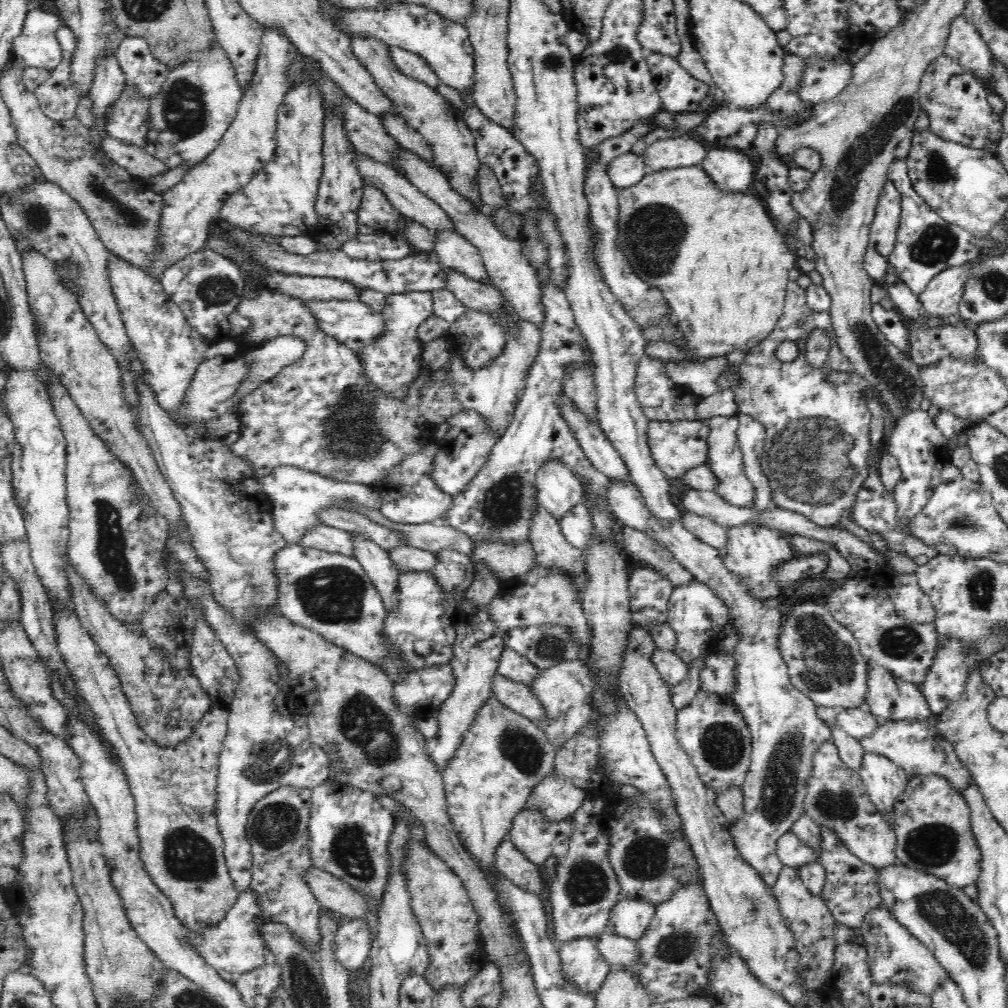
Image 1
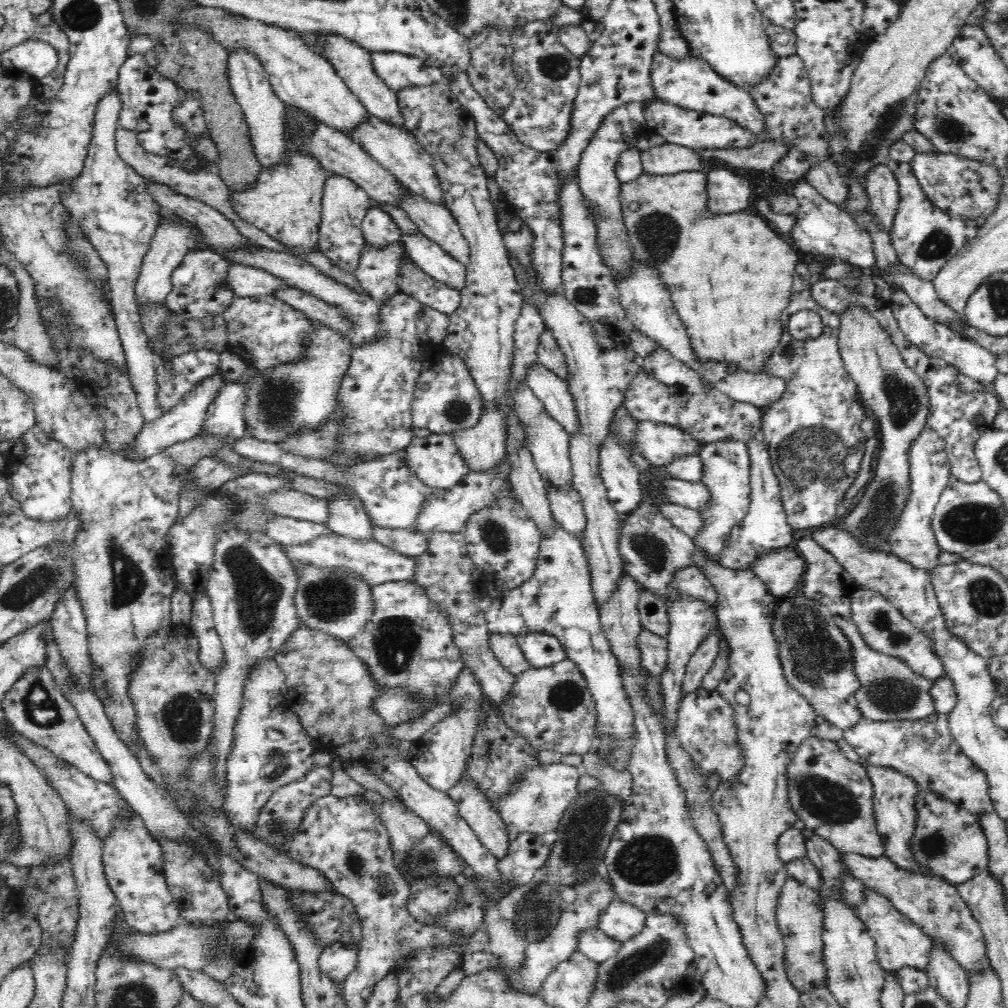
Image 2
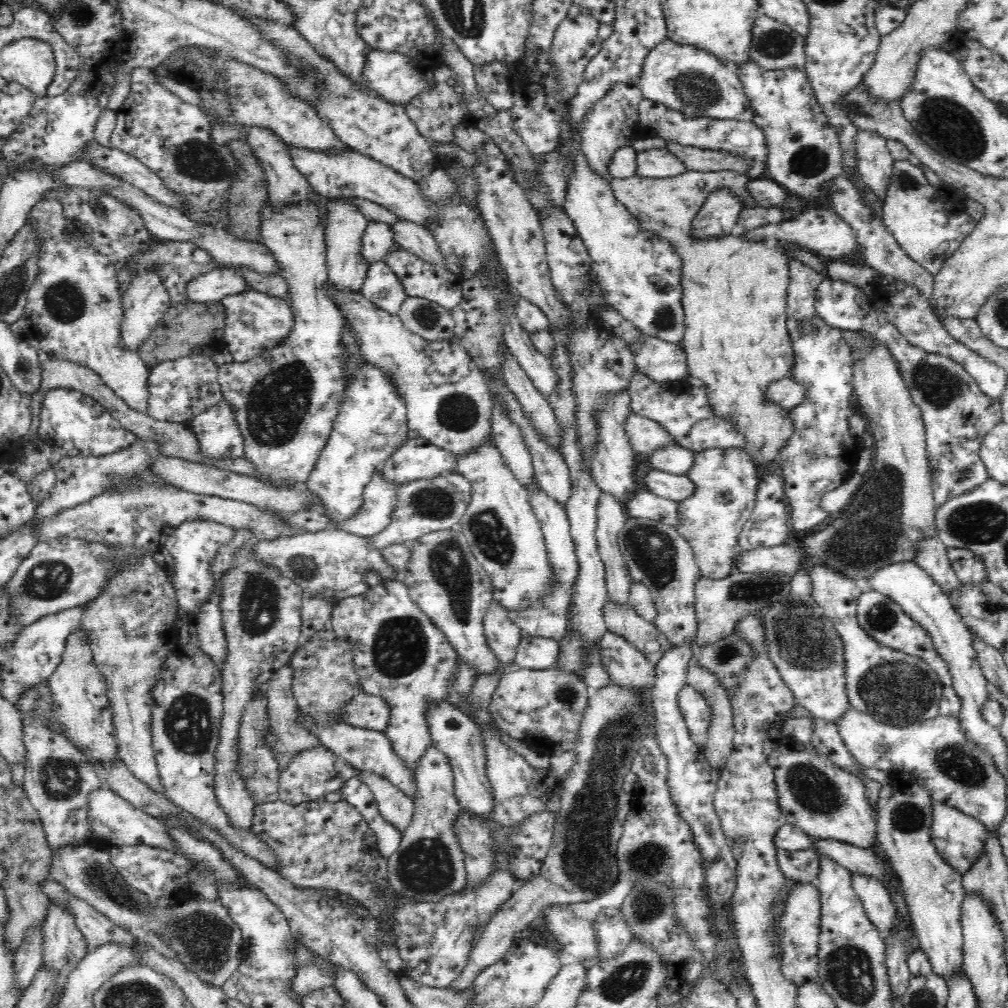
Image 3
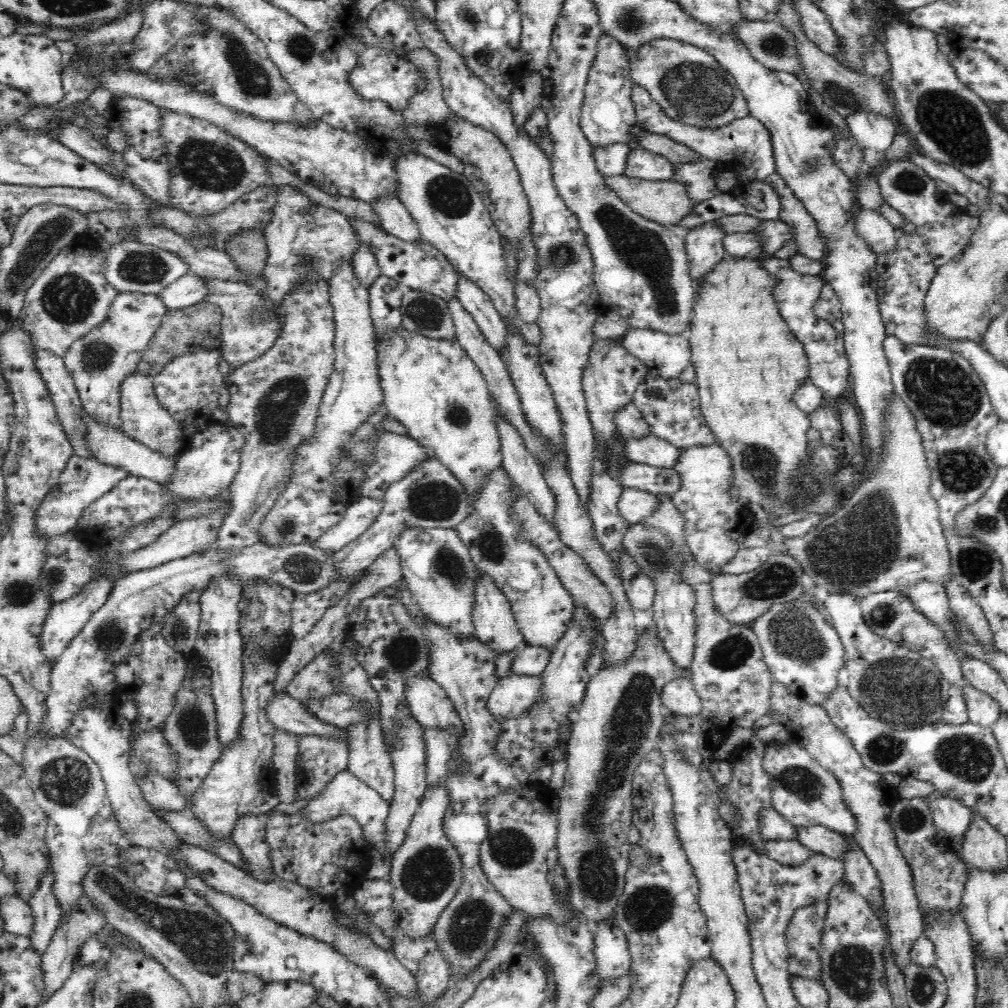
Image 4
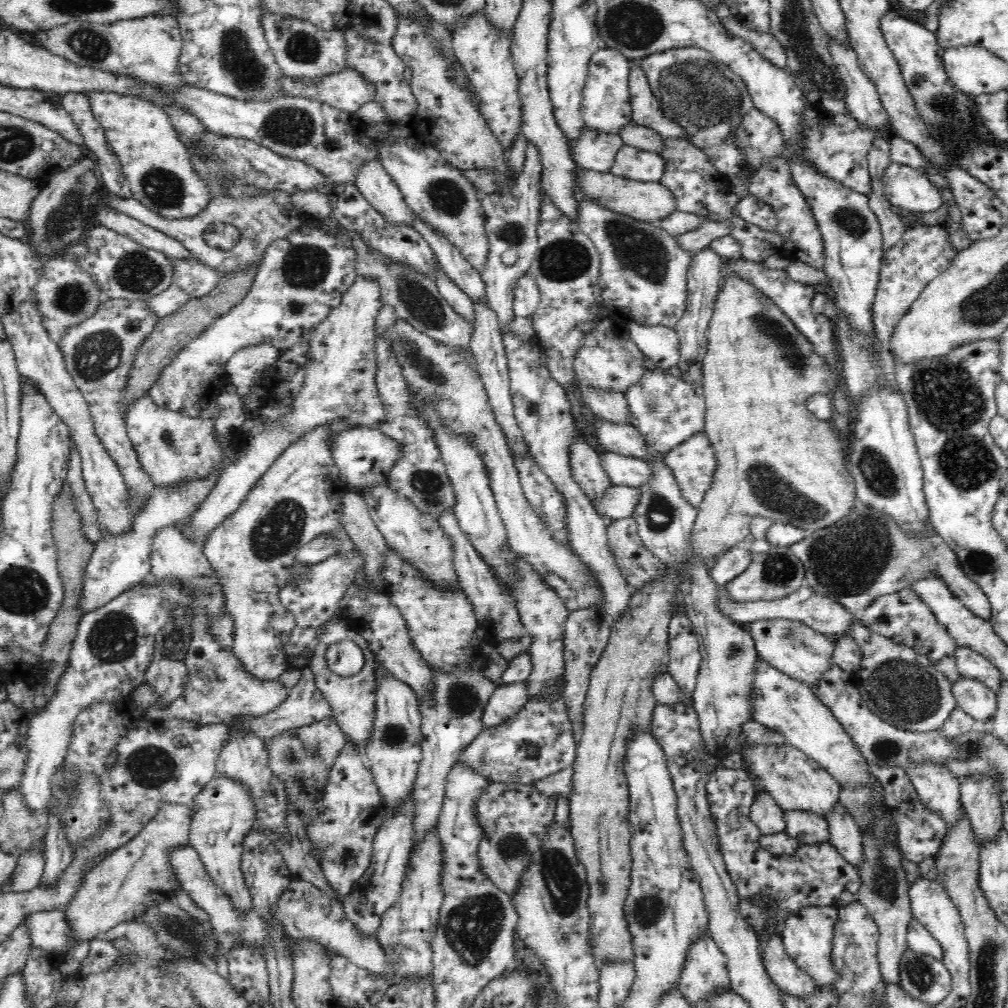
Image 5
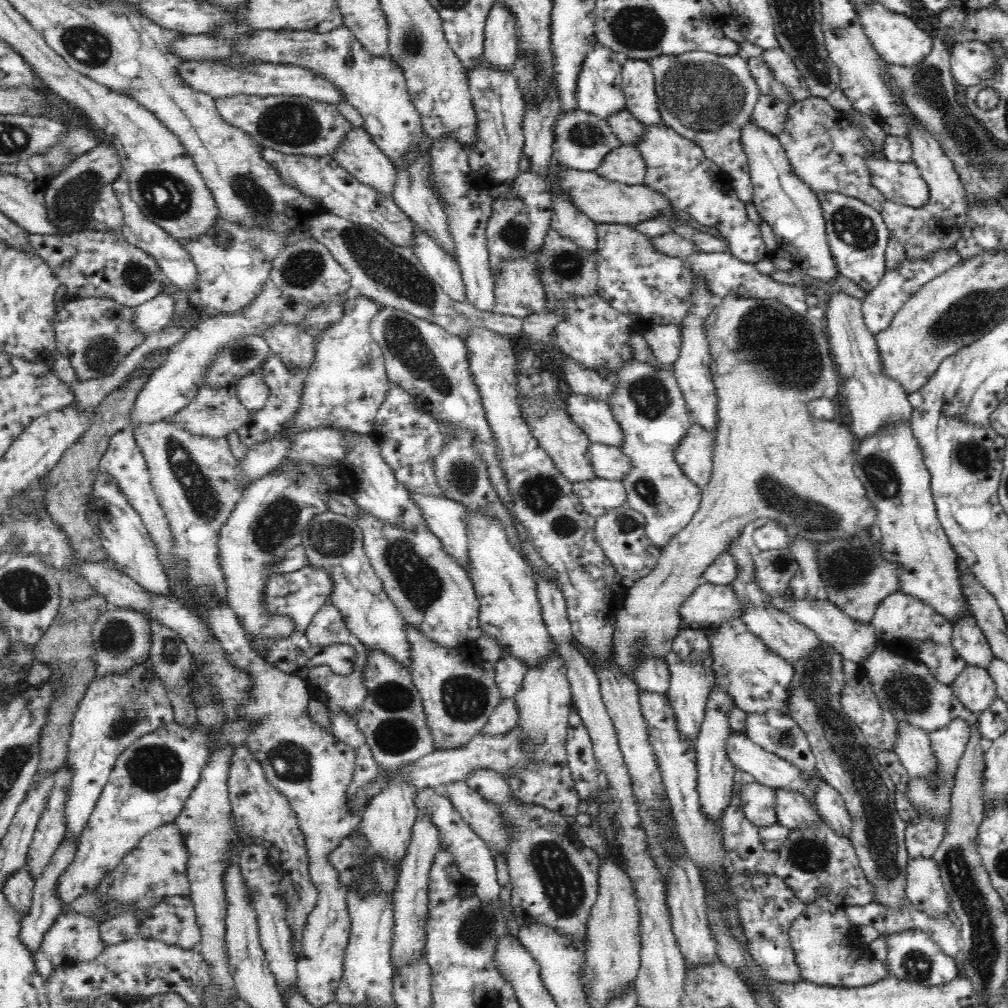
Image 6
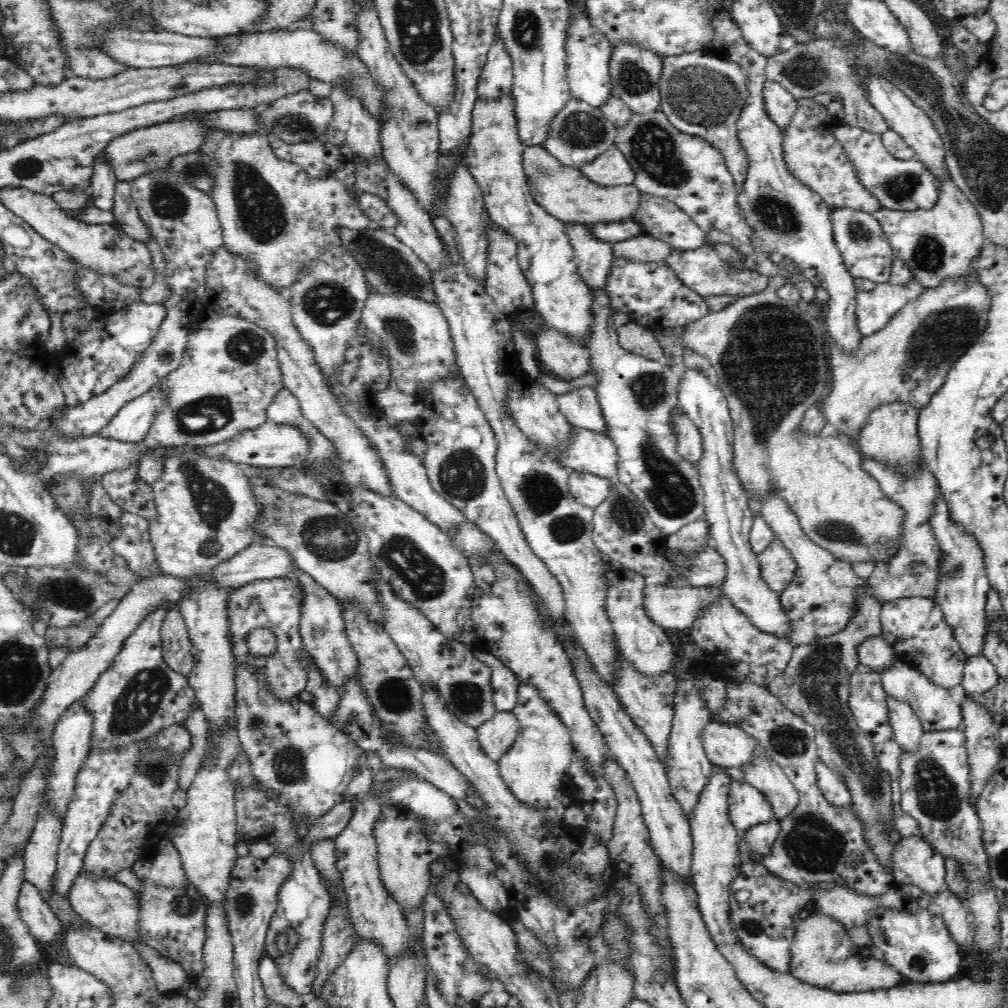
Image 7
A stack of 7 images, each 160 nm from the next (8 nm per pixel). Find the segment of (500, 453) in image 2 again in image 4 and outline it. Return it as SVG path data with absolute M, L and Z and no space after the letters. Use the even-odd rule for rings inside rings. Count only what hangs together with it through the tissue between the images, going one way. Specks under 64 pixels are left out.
M503 465L497 466L488 475L488 480L482 484L471 506L471 513L455 528L464 544L470 549L472 560L485 572L495 585L507 596L512 612L525 643L548 647L553 651L555 644L562 638L563 632L571 623L575 604L570 591L562 585L554 568L548 563L544 553L530 541L522 539L522 525L514 519L514 500L516 500L515 483L509 479Z

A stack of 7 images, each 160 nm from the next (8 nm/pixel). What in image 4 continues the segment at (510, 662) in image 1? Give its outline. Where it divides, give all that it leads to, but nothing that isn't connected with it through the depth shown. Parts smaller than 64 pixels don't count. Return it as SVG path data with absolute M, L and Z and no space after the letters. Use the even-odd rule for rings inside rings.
M483 571L480 572L480 580L476 584L474 592L474 610L472 610L472 622L474 623L475 636L488 648L498 654L519 649L525 639L517 627L514 613L507 596L495 585L495 582Z

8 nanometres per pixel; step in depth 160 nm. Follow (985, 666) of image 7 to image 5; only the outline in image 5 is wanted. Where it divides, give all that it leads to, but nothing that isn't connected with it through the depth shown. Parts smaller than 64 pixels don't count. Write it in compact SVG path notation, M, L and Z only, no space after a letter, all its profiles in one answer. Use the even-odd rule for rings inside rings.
M961 678L953 684L957 707L972 716L979 725L990 721L997 710L997 694L981 681Z

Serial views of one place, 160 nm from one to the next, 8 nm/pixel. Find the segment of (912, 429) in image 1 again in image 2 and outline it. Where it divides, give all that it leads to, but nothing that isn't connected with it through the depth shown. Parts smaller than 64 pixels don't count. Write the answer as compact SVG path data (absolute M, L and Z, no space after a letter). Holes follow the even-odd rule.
M926 423L922 432L912 441L908 451L910 463L910 494L889 534L891 552L916 568L930 572L938 565L938 555L942 551L931 527L931 516L938 504L940 495L952 478L945 444L940 435Z

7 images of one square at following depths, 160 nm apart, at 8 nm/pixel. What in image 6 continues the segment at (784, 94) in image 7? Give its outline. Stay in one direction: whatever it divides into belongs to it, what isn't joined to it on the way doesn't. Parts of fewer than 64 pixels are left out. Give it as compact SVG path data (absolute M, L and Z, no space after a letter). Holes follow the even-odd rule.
M761 94L755 104L751 122L764 132L779 136L784 130L789 108L783 100L775 100L773 96Z

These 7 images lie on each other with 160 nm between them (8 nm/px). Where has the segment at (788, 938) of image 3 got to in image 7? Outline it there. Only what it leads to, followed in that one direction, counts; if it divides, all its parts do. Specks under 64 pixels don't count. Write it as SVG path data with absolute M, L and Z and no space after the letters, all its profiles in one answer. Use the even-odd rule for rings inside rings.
M816 910L798 923L791 946L790 974L802 982L837 993L892 988L905 981L897 970L882 959L862 958L868 954L867 948L858 947L856 941L850 939L844 925Z

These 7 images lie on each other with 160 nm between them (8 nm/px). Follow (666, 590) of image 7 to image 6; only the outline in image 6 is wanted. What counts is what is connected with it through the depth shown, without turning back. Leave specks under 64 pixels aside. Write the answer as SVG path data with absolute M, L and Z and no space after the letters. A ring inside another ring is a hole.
M704 583L698 586L692 596L686 598L678 610L683 624L720 624L726 620L742 618L744 603L738 599L731 585Z

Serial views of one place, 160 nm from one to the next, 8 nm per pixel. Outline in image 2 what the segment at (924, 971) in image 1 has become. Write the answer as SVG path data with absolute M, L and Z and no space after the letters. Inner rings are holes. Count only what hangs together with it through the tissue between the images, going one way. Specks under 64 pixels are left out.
M865 887L866 896L858 904L858 918L864 922L870 936L875 940L878 964L887 972L905 967L925 970L930 963L933 940L907 916L898 912L894 905L881 894Z

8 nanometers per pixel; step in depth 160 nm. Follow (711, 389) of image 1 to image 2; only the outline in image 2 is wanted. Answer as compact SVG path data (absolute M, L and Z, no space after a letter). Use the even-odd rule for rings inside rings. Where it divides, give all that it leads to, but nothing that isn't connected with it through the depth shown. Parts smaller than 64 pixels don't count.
M660 346L653 352L652 356L639 359L641 370L648 375L667 385L682 385L690 394L704 392L706 386L702 383L702 377L690 365L674 358Z

